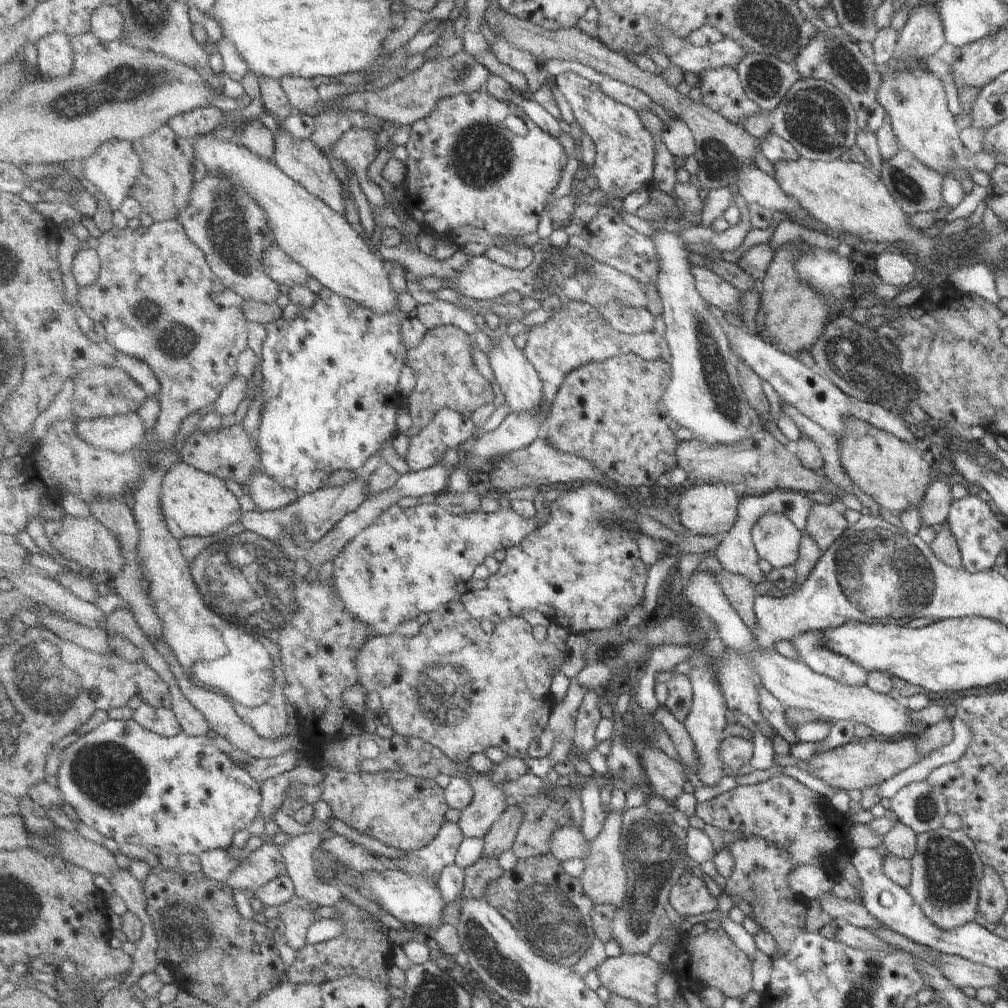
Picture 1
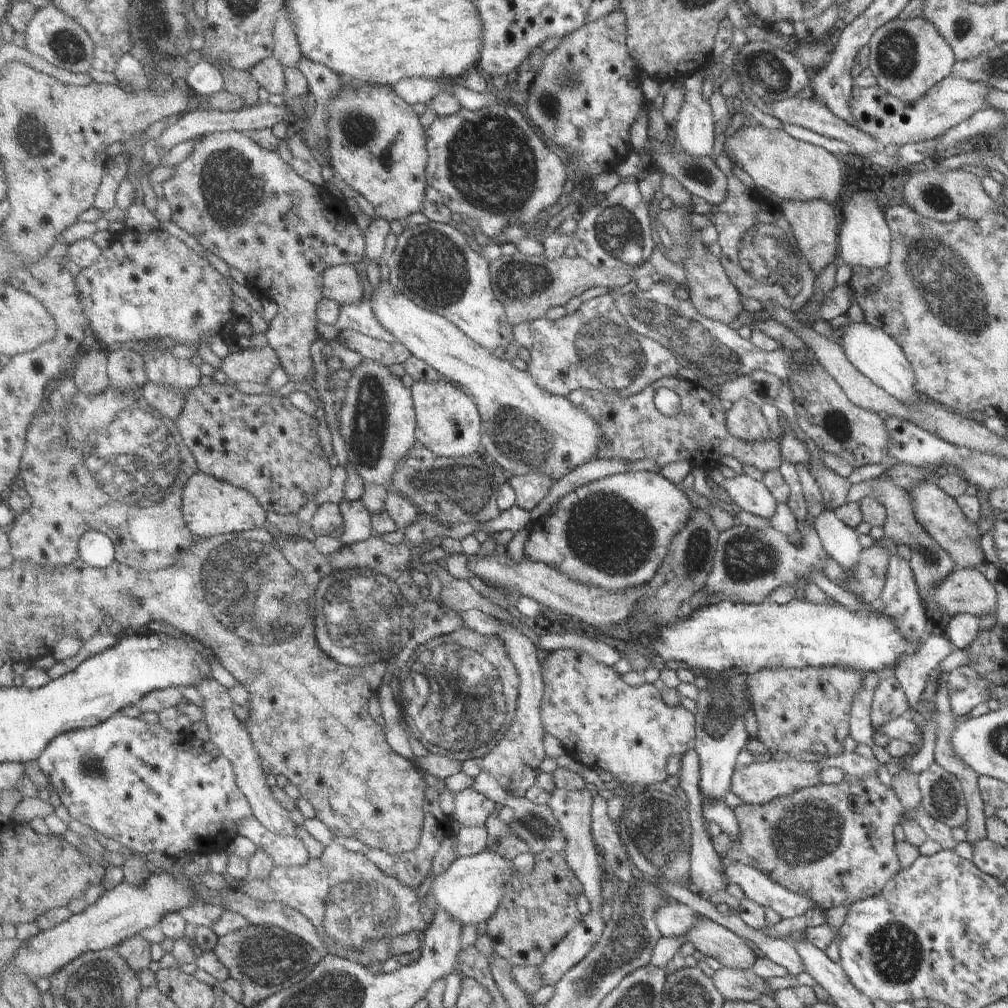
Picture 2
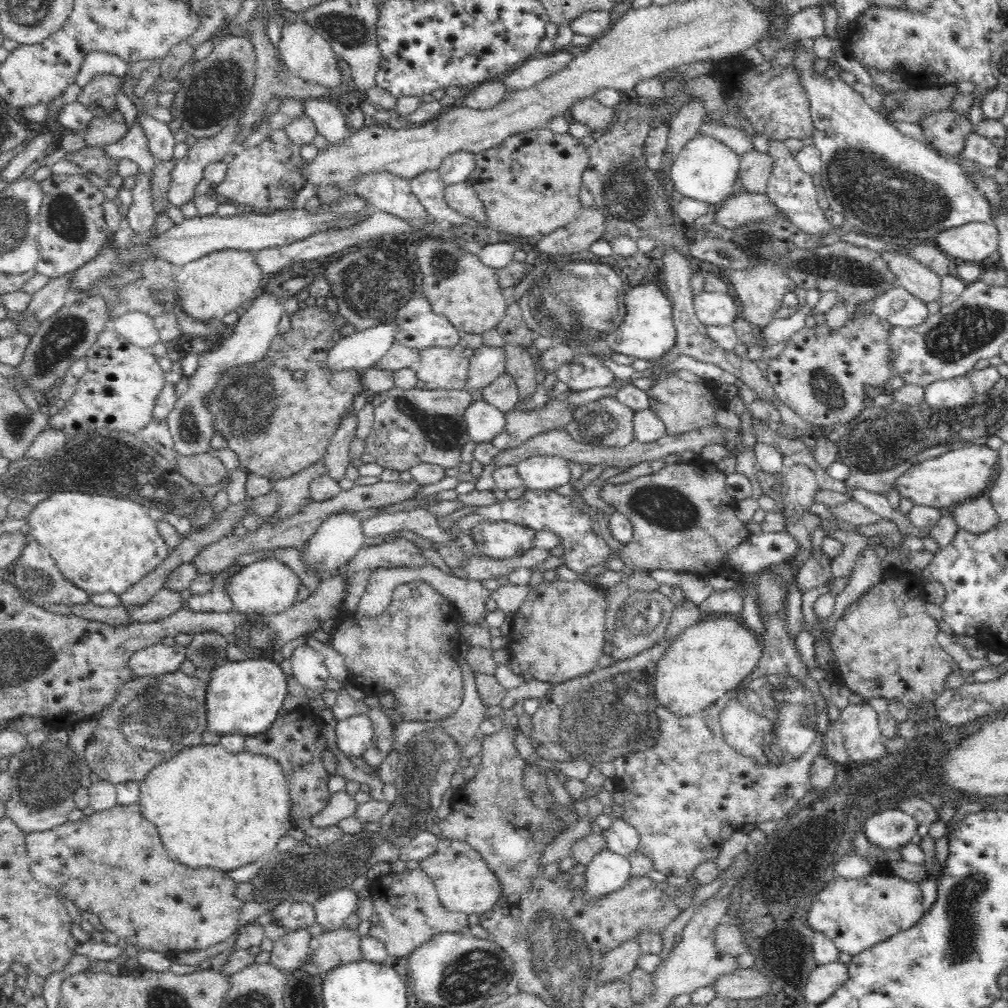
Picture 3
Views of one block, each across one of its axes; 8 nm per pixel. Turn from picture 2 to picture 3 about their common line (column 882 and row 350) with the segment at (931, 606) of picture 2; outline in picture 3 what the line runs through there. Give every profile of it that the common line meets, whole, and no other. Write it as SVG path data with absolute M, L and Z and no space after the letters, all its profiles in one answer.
M484 345L474 350L469 358L468 378L465 390L484 390L490 382L502 376L506 370L506 351L504 347Z

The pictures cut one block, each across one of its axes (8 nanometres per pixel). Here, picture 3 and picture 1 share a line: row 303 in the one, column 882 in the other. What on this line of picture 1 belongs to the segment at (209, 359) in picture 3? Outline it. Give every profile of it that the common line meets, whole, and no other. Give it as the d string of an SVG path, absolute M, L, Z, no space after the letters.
M885 249L875 258L875 272L880 283L898 286L898 288L910 287L914 276L916 276L913 258L895 249Z

